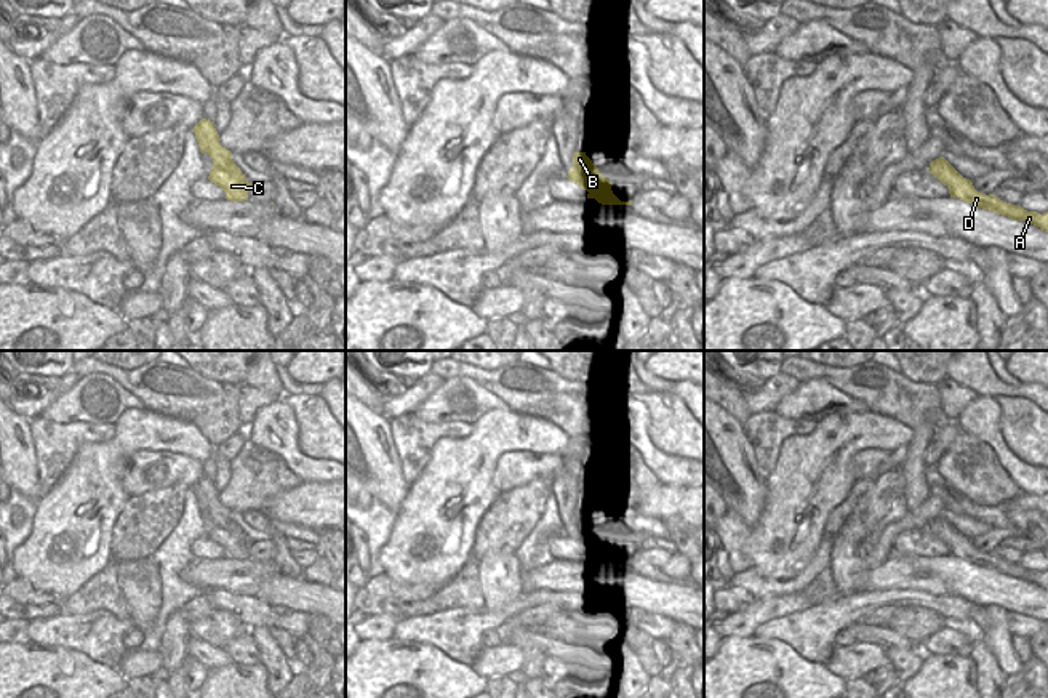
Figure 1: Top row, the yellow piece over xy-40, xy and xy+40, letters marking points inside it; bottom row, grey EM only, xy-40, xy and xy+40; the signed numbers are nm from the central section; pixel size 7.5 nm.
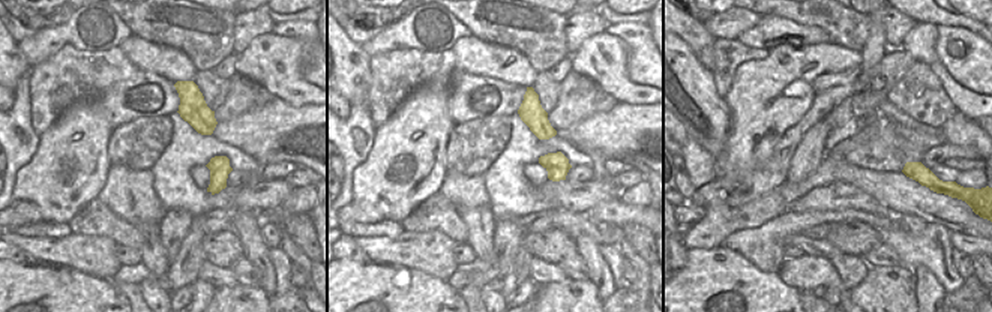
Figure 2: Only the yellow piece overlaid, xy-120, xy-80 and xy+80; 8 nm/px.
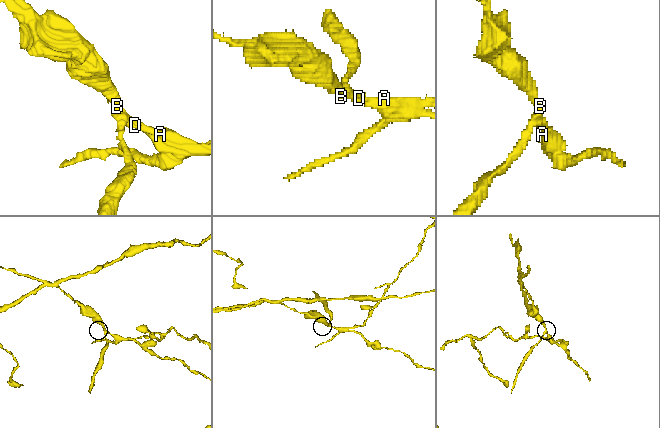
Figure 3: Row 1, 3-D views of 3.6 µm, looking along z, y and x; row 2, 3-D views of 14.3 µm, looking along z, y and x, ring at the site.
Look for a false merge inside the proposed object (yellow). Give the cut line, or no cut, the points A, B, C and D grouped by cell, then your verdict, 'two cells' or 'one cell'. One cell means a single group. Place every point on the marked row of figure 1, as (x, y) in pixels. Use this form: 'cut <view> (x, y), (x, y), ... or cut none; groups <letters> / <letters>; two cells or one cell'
cut xy-40 (213, 160), (218, 170), (239, 172); groups A B D / C; two cells

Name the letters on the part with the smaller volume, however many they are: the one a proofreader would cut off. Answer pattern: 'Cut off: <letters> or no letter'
Cut off: C

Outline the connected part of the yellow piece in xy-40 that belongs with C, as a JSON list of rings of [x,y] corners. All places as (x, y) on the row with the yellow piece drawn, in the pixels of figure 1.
[[[213,168],[210,171],[208,179],[219,186],[226,192],[226,199],[230,202],[245,202],[248,200],[248,181],[242,171],[238,173],[224,173],[221,170]]]

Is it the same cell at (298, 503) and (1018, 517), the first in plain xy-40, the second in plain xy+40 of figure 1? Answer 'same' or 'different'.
different

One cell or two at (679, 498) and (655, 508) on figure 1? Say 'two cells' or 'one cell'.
one cell

